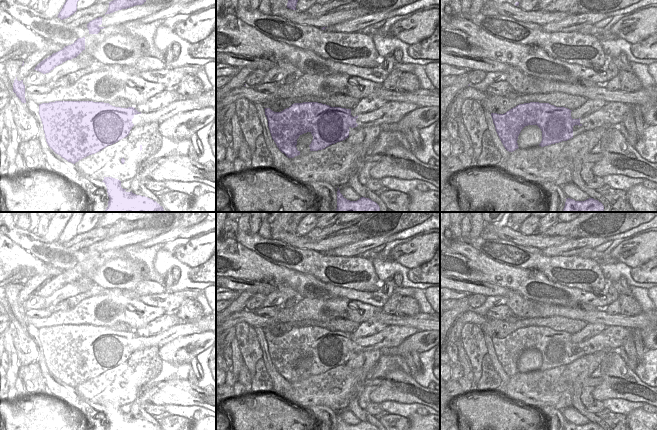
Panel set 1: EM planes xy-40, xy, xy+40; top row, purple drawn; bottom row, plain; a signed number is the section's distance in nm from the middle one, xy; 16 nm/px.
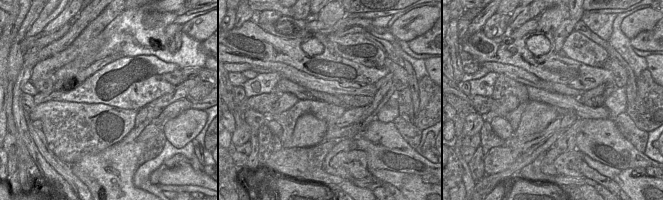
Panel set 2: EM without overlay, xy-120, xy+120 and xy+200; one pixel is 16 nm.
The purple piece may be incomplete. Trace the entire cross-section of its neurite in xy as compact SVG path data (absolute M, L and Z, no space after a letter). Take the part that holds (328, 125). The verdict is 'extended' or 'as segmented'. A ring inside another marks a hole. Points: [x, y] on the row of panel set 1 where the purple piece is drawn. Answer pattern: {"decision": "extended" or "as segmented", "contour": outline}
{"decision": "as segmented", "contour": "M318 102L294 103L281 112L274 112L270 108L264 110L272 139L279 150L288 158L300 155L300 151L296 147L297 139L304 133L310 132L313 136L313 140L309 145L310 151L318 151L345 140L349 137L349 128L358 126L356 123L358 115L353 117L351 109L331 107Z"}

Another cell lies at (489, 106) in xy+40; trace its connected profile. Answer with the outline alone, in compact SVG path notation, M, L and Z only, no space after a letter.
M485 99L481 100L479 103L482 108L490 113L496 113L495 111L495 103L497 101L486 101Z

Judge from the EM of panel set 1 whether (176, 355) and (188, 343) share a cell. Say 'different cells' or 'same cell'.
same cell

